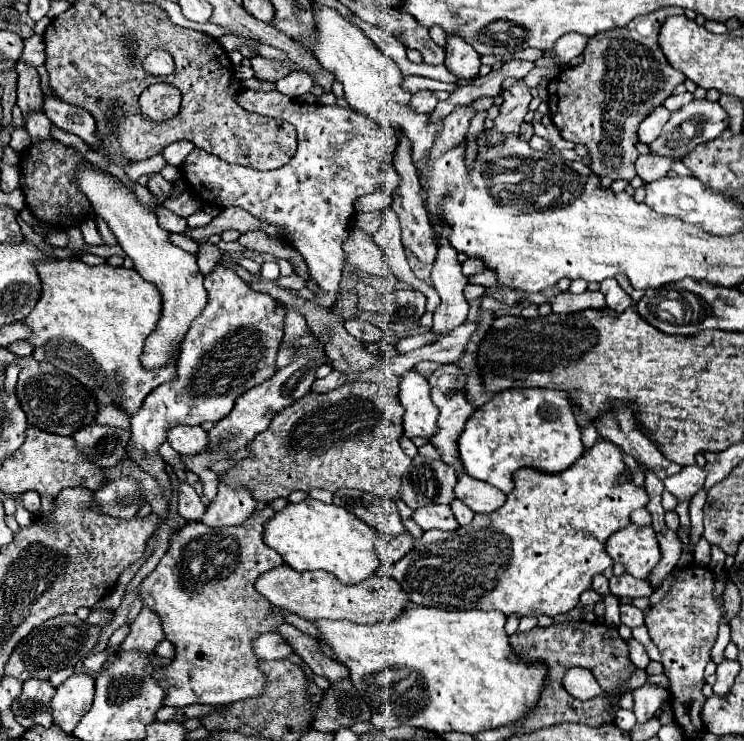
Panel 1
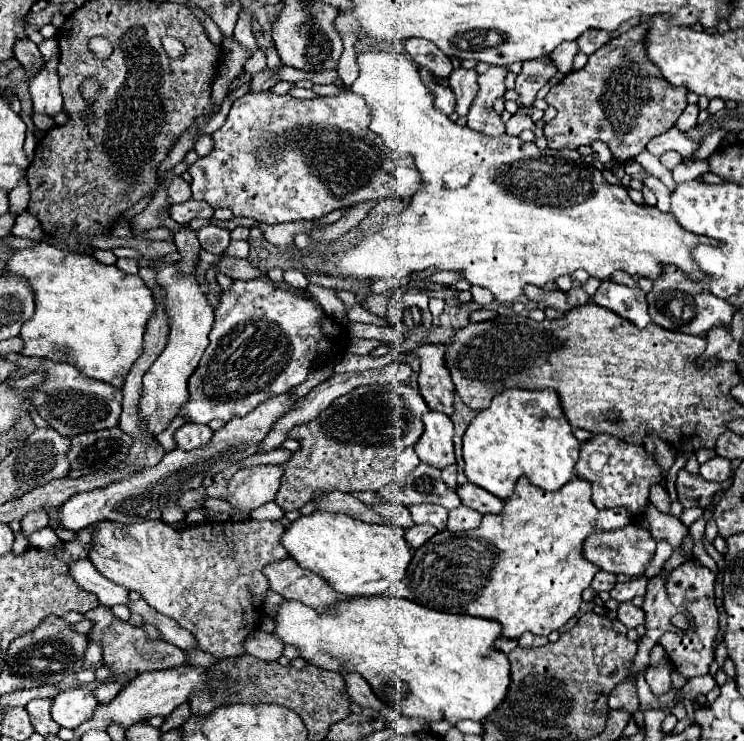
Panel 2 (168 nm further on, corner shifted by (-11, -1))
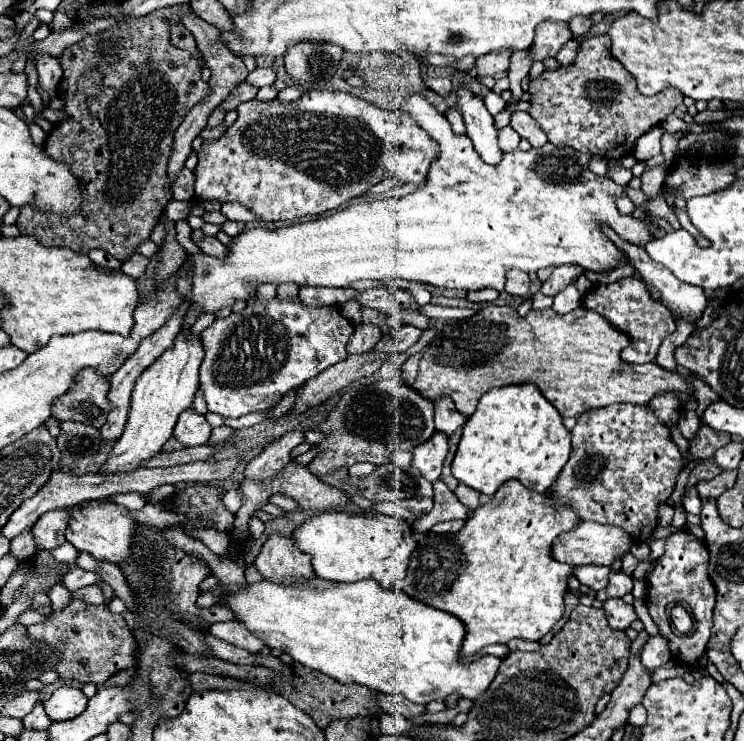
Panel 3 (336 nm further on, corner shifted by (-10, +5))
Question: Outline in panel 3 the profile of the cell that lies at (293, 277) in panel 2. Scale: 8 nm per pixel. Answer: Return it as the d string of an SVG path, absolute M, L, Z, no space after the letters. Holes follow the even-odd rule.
M285 283L277 287L277 297L285 301L292 301L298 298L299 287L293 283Z

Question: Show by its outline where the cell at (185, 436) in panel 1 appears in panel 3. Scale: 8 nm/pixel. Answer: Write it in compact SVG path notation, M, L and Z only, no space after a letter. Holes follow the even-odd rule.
M187 409L179 415L179 421L175 425L173 437L179 439L185 447L195 447L195 445L205 445L211 435L211 425L207 419L197 413L195 409Z

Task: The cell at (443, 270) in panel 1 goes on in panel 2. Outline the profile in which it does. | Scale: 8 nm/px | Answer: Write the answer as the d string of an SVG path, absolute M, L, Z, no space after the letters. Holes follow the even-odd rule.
M426 343L414 349L414 355L420 357L422 369L418 375L420 393L430 407L438 407L446 415L452 413L452 391L454 383L450 379L450 371L444 361L446 347L442 343L432 345Z

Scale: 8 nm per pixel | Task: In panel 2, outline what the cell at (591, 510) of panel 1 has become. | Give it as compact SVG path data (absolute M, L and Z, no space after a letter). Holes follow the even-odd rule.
M520 477L514 493L506 499L504 511L498 515L484 515L482 525L466 533L438 531L428 543L418 547L412 555L408 571L400 583L388 593L404 597L418 605L440 609L446 613L466 613L472 617L496 619L502 623L502 637L516 639L524 631L548 635L572 619L582 603L582 591L590 587L598 565L584 557L584 541L596 531L614 531L632 523L632 513L624 507L598 509L592 501L592 483L574 477L558 491L544 491Z

